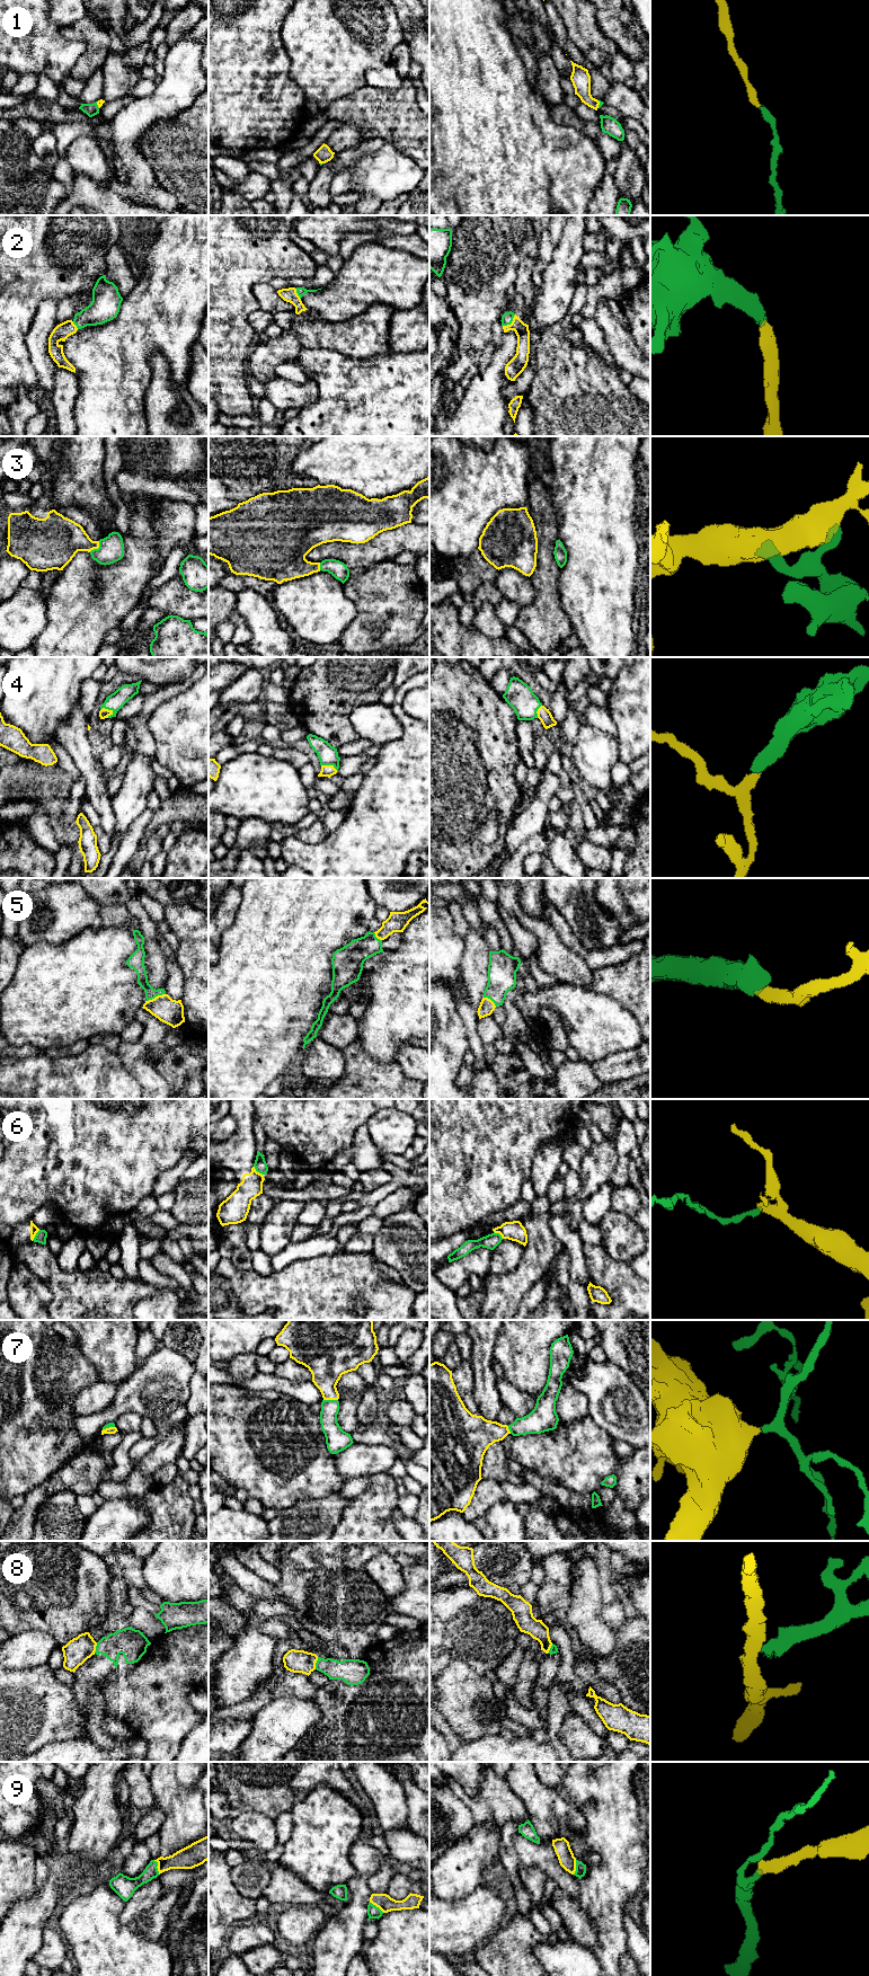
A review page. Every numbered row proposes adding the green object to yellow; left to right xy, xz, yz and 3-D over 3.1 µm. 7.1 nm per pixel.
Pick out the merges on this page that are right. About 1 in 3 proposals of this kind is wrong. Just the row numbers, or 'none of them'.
1, 2, 3, 4, 5, 7, 9

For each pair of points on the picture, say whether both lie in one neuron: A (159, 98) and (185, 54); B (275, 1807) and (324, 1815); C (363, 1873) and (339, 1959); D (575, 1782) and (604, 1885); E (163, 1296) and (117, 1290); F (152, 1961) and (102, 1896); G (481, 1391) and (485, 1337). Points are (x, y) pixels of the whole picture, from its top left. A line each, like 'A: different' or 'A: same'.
A: same
B: different
C: same
D: same
E: different
F: same
G: same

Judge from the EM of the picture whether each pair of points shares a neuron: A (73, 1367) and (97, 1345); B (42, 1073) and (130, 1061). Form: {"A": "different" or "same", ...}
{"A": "different", "B": "different"}

